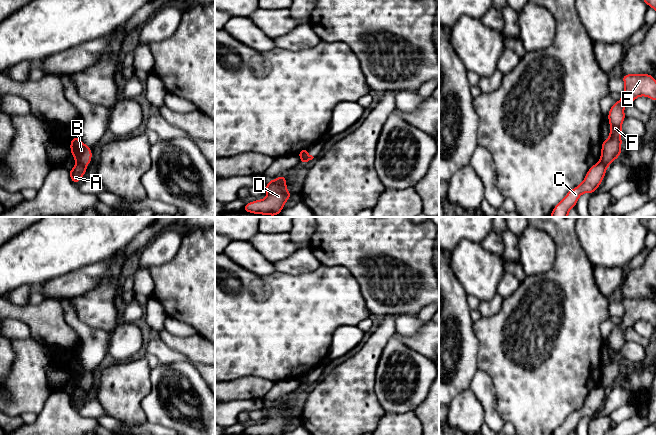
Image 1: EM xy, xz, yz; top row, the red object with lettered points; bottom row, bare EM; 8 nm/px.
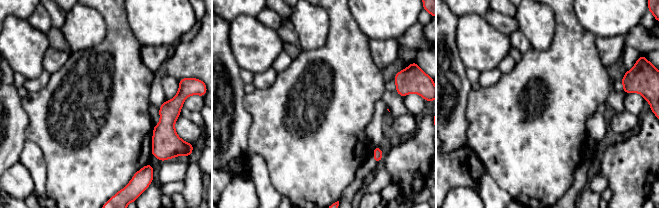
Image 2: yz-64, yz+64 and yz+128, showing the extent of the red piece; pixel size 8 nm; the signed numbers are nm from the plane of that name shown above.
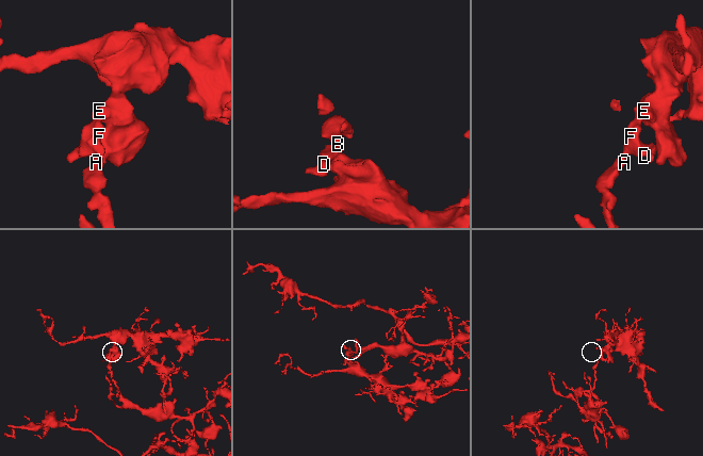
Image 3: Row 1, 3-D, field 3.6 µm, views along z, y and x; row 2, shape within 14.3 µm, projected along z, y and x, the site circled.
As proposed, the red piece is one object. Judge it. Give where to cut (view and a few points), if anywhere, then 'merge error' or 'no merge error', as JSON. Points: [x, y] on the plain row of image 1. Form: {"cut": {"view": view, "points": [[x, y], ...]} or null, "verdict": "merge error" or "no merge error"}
{"cut": {"view": "yz", "points": [[599, 386], [606, 390]]}, "verdict": "merge error"}

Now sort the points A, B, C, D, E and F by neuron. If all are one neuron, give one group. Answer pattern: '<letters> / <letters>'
A C / B D E F

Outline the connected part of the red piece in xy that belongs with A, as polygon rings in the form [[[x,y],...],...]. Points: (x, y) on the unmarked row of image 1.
[[[76,387],[74,392],[69,395],[69,400],[74,408],[78,408],[82,400],[87,396],[87,392],[85,392],[83,389]]]

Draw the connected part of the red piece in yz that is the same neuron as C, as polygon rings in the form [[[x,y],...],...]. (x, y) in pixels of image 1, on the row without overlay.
[[[598,386],[587,396],[583,406],[570,414],[567,419],[554,431],[553,435],[570,435],[575,431],[581,418],[596,416],[603,405],[607,390]]]

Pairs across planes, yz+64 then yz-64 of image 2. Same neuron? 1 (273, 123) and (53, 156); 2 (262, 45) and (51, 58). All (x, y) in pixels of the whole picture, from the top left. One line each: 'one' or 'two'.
1: one
2: two

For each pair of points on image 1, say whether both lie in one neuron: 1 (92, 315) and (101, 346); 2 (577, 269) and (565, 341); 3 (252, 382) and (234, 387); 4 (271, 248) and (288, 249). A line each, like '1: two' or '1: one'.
1: two
2: one
3: one
4: one

